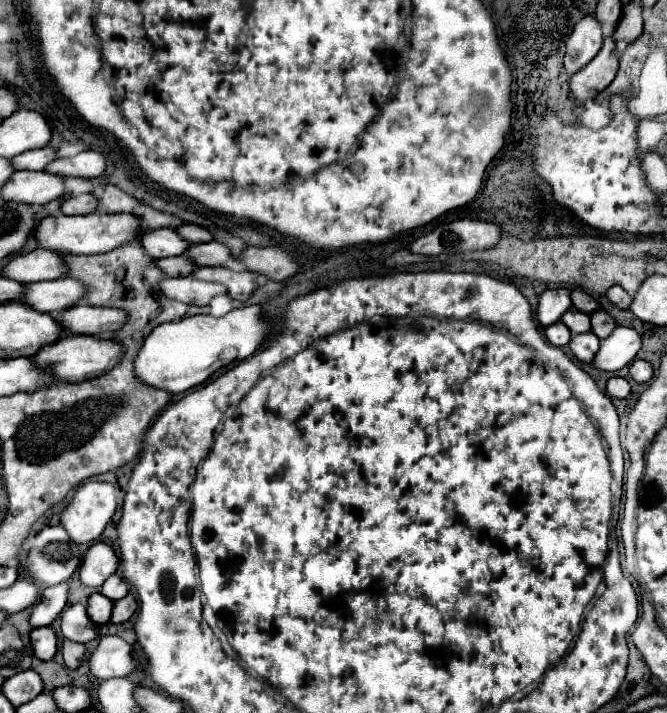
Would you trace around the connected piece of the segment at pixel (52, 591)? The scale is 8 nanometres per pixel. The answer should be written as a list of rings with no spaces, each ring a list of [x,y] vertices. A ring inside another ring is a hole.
[[[66,582],[52,586],[52,588],[44,588],[38,604],[34,606],[34,610],[30,614],[30,624],[34,628],[52,624],[58,618],[58,614],[64,610],[66,600],[68,600],[68,584]]]

